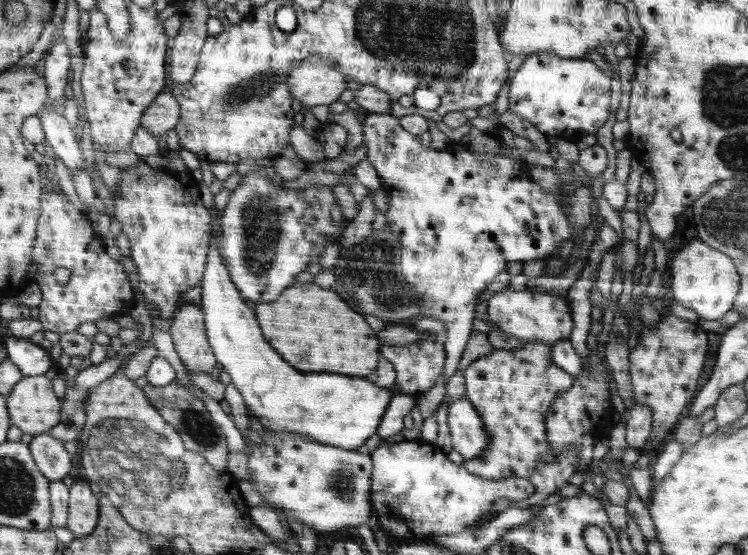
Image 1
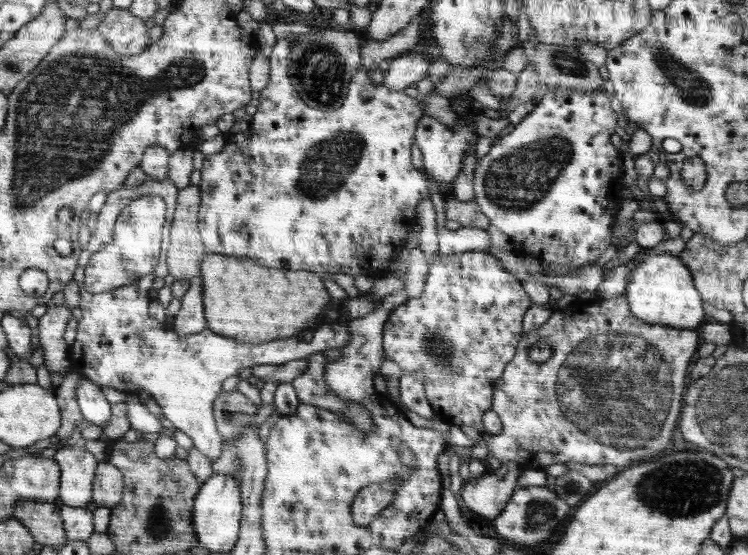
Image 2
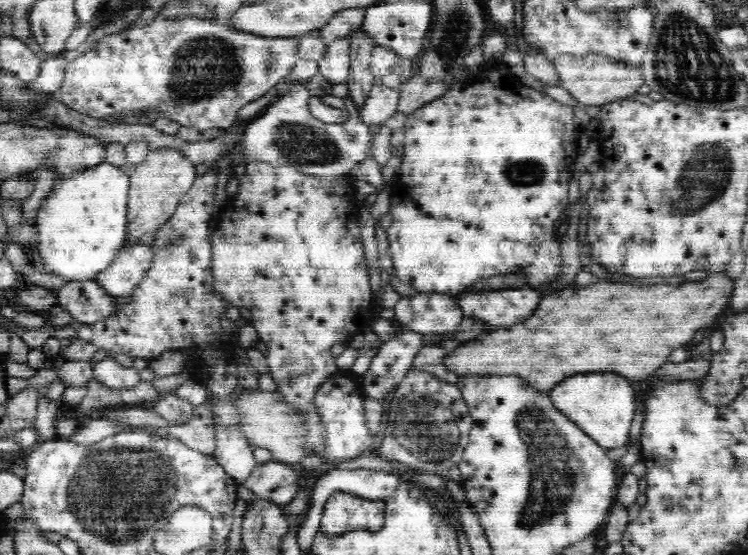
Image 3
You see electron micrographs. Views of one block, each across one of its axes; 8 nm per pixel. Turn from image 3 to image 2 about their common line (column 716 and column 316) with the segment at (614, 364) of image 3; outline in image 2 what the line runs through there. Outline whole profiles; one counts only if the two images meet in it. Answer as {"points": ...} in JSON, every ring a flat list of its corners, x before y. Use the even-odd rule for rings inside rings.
{"points":[[209,252,205,256,205,260,202,261,201,274,202,284,204,286,204,310,207,322,207,329,214,334,220,334,226,338,237,339,238,342,248,343,266,343,277,341,276,338,288,338,288,336,294,336,294,334,300,334,304,328,310,328,314,322,316,322,316,316,322,314,322,306,326,310,326,304,330,304,330,297,324,283,313,271,298,270,298,271,286,271,286,270,274,270,274,268,264,268,252,260,242,260,242,258,230,258,225,255,210,254]]}

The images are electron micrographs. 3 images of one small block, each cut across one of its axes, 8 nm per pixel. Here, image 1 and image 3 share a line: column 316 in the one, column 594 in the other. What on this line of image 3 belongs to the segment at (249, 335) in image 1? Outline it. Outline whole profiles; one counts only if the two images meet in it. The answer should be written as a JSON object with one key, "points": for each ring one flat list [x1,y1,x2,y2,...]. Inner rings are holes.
{"points":[[610,372,578,374,574,375,574,378,566,378,559,382,548,393,557,409,577,423,598,446,611,449,626,445,630,424,636,414,636,394,626,378]]}

